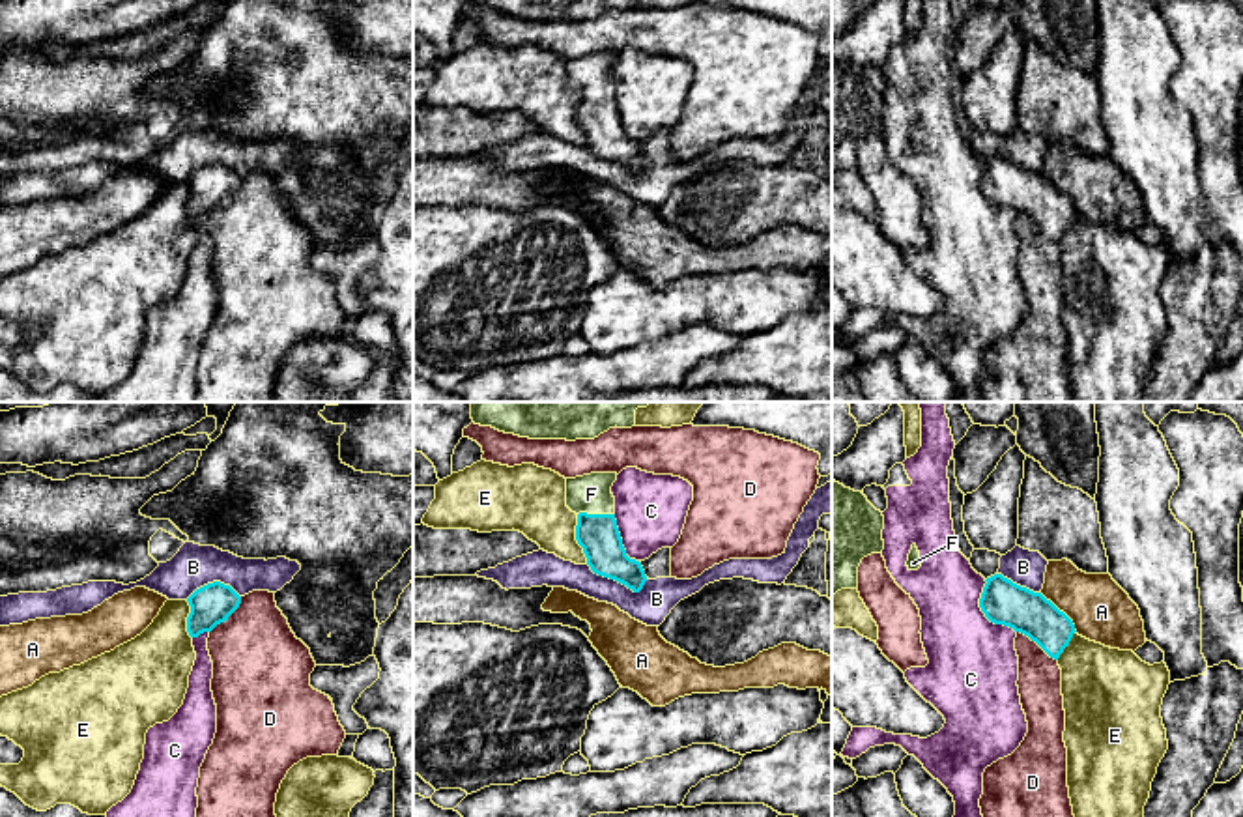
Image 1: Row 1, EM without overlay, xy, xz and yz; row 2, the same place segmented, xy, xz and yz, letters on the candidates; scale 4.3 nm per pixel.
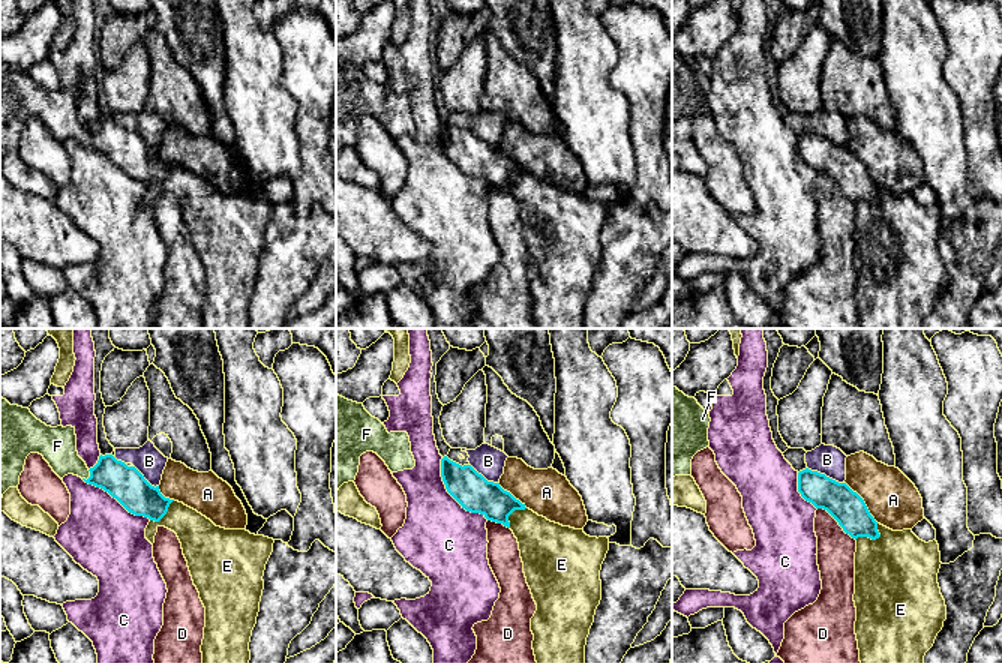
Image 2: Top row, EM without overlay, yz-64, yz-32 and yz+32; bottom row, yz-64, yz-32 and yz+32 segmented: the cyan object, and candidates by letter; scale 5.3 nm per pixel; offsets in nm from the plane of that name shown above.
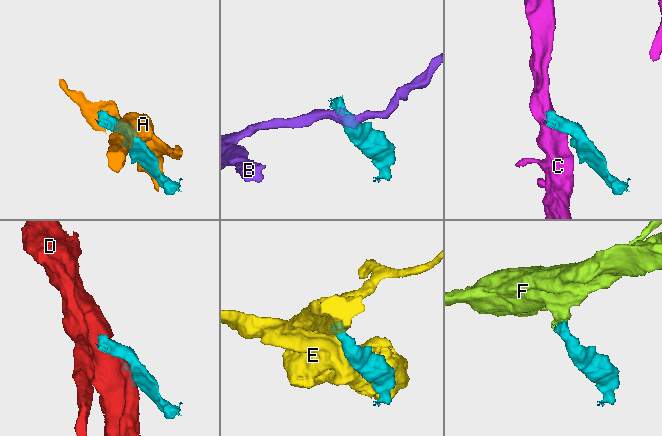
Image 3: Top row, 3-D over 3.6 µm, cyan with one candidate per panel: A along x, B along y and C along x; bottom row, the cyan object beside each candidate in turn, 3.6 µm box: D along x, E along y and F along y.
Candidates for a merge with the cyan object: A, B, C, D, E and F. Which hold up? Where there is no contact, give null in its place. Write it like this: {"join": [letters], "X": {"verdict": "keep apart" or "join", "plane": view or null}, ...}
{"join": ["F"], "A": {"verdict": "keep apart", "plane": "yz"}, "B": {"verdict": "keep apart", "plane": "xz"}, "C": {"verdict": "keep apart", "plane": "yz"}, "D": {"verdict": "keep apart", "plane": "xy"}, "E": {"verdict": "keep apart", "plane": "xz"}, "F": {"verdict": "join", "plane": "xz"}}

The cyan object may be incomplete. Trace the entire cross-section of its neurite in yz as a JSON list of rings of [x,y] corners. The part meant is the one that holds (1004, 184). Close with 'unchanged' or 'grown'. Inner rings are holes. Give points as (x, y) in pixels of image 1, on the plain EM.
[[[1002,155],[985,163],[979,179],[985,198],[1028,217],[1050,239],[1058,241],[1077,213],[1073,202],[1041,174],[1021,168]]] | unchanged

